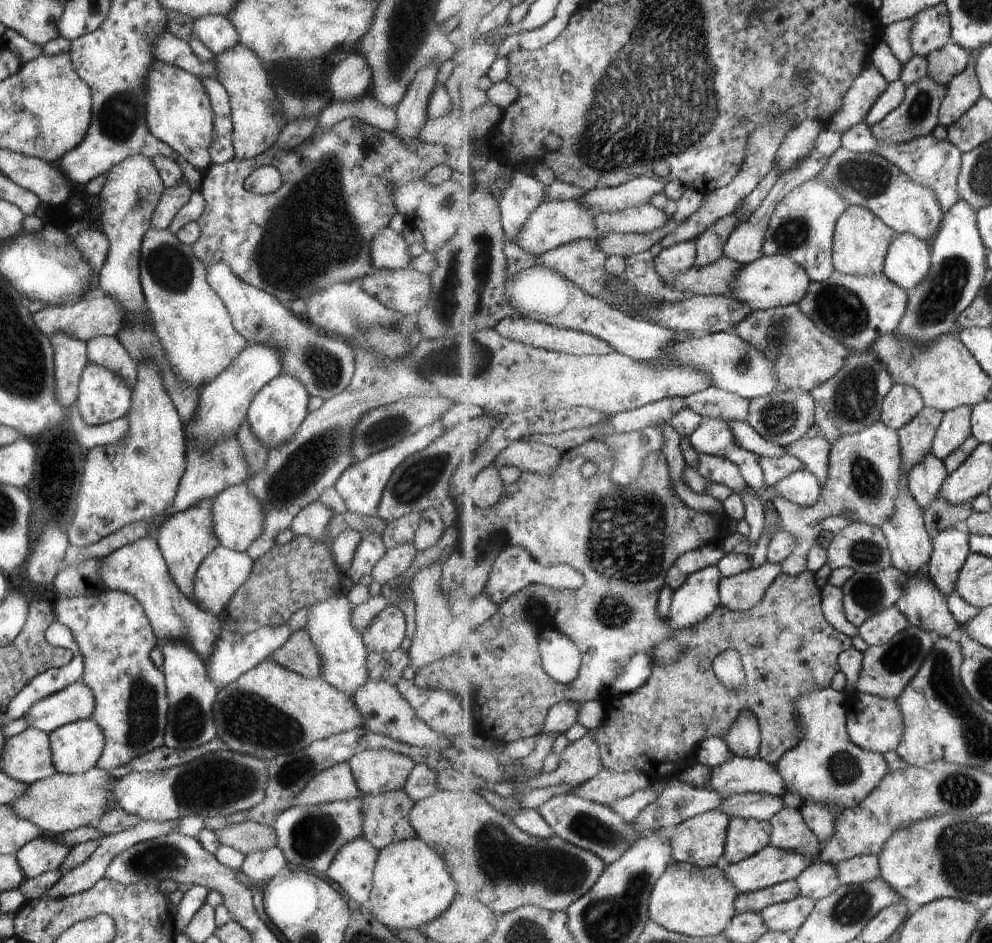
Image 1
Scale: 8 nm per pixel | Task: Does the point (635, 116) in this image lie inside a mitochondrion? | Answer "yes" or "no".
yes

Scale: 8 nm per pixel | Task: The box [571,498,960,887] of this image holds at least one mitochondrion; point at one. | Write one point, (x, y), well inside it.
(905, 652)

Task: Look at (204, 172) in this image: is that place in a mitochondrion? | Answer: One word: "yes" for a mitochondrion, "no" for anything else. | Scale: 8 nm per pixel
no

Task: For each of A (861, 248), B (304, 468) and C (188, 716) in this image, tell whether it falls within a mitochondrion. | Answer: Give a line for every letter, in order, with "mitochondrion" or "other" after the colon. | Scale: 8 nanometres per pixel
A: other
B: mitochondrion
C: mitochondrion

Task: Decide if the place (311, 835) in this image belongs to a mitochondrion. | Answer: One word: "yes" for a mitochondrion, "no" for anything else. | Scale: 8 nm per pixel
yes

